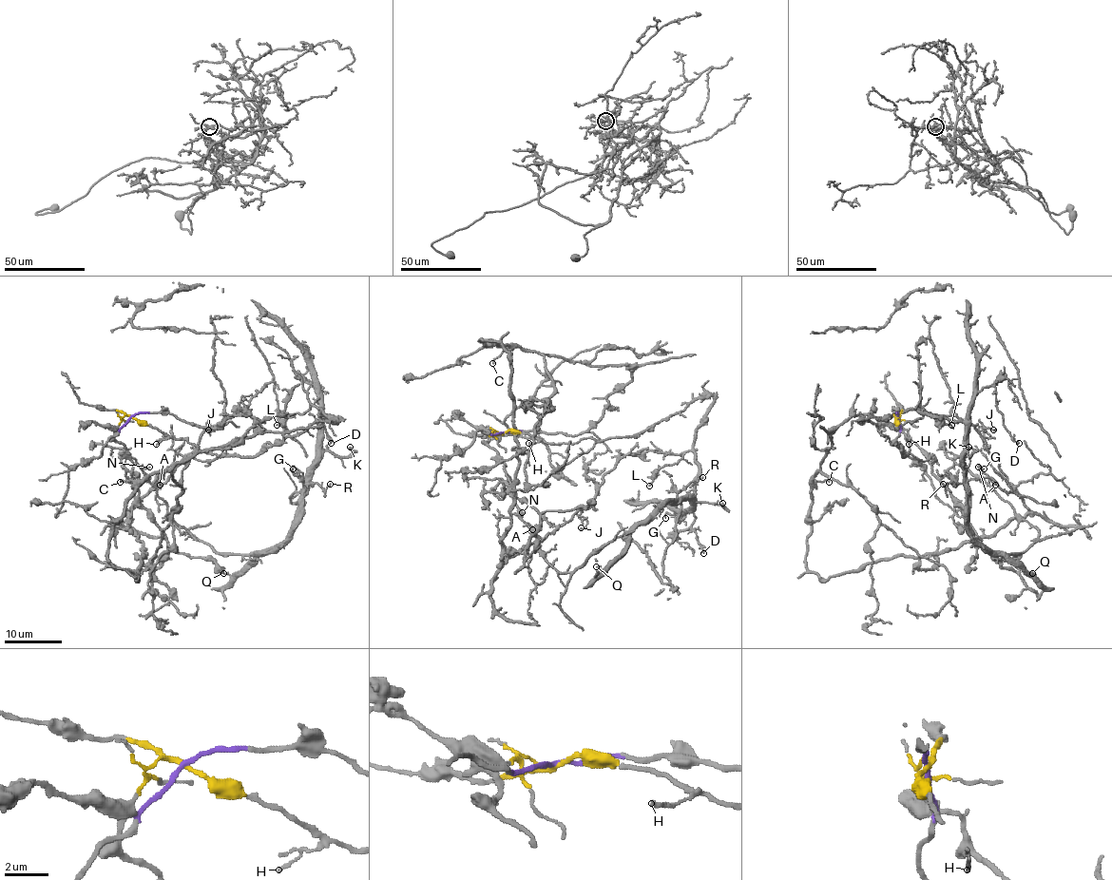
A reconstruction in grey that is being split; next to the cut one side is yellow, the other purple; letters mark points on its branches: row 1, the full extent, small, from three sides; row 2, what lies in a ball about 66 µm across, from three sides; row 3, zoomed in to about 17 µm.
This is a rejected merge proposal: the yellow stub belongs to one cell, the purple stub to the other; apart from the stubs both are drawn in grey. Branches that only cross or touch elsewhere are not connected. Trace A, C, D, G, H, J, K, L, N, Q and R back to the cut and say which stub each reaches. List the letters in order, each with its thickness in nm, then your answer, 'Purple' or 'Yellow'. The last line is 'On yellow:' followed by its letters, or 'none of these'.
A: Thickness 90 nm. Yellow
C: Thickness 130 nm. Purple
D: Thickness 140 nm. Yellow
G: Thickness 100 nm. Yellow
H: Thickness 140 nm. Yellow
J: Thickness 140 nm. Purple
K: Thickness 140 nm. Yellow
L: Thickness 120 nm. Yellow
N: Thickness 110 nm. Yellow
Q: Thickness 140 nm. Yellow
R: Thickness 90 nm. Yellow
On yellow: A, D, G, H, K, L, N, Q, R

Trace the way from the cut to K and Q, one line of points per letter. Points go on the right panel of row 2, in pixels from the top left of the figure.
K: (898, 417), (910, 439), (907, 456), (862, 421), (927, 411), (960, 420), (968, 448)
Q: (898, 417), (910, 439), (903, 456), (878, 427), (862, 421), (909, 410), (963, 423), (966, 529), (1032, 574)

